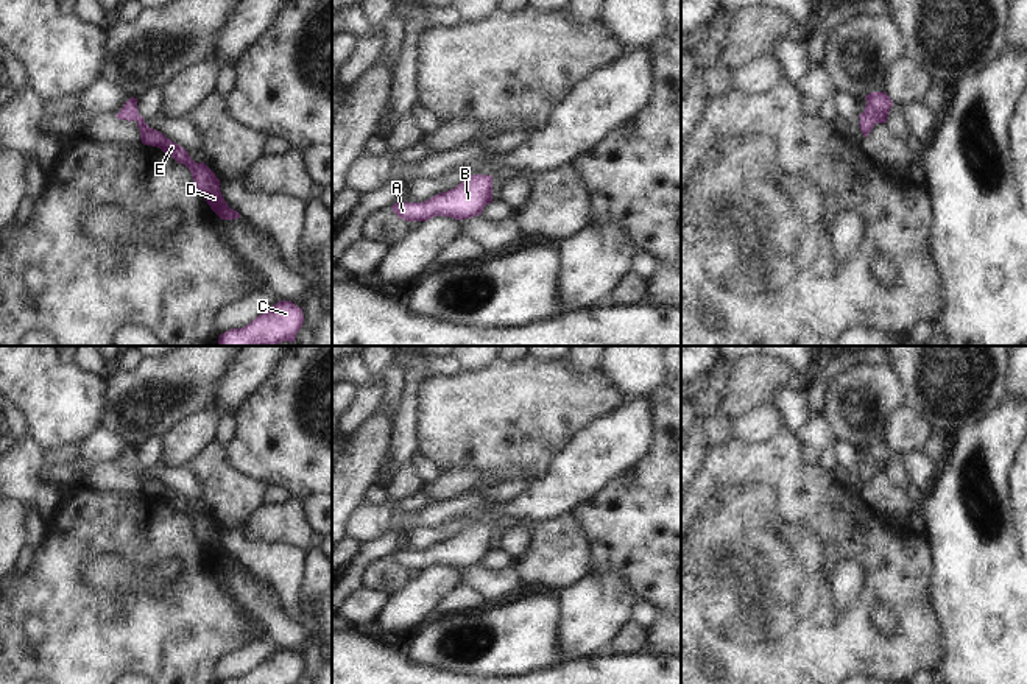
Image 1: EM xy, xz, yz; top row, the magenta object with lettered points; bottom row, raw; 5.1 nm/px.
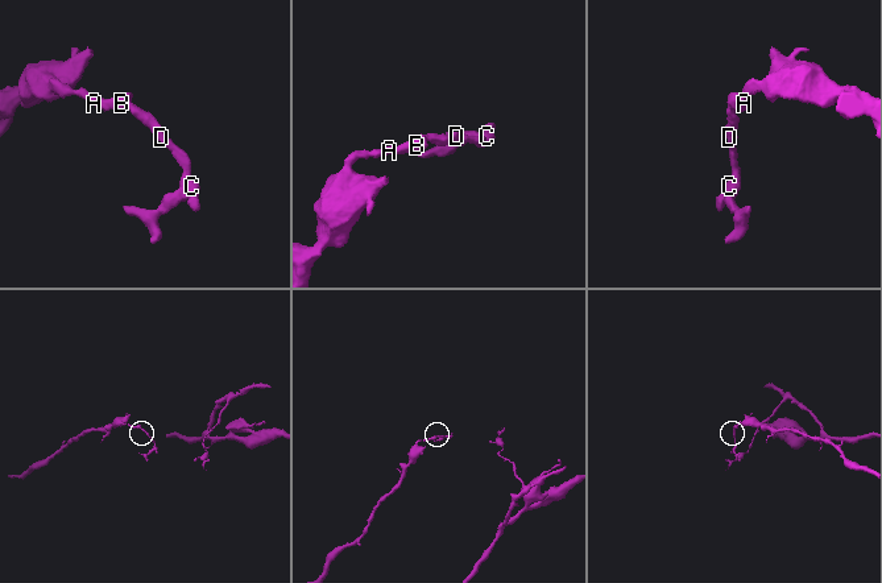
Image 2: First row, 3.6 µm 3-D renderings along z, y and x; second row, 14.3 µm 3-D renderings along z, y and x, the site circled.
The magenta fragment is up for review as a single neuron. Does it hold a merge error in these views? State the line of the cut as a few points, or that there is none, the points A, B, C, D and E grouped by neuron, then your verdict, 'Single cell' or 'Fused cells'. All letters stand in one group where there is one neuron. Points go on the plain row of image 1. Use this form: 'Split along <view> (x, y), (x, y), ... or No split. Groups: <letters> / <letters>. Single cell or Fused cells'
No split. Groups: A B C D E. Single cell.

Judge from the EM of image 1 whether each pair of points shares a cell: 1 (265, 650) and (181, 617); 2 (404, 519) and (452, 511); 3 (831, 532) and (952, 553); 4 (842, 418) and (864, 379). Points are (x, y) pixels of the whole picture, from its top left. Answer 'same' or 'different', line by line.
1: different
2: same
3: different
4: same

